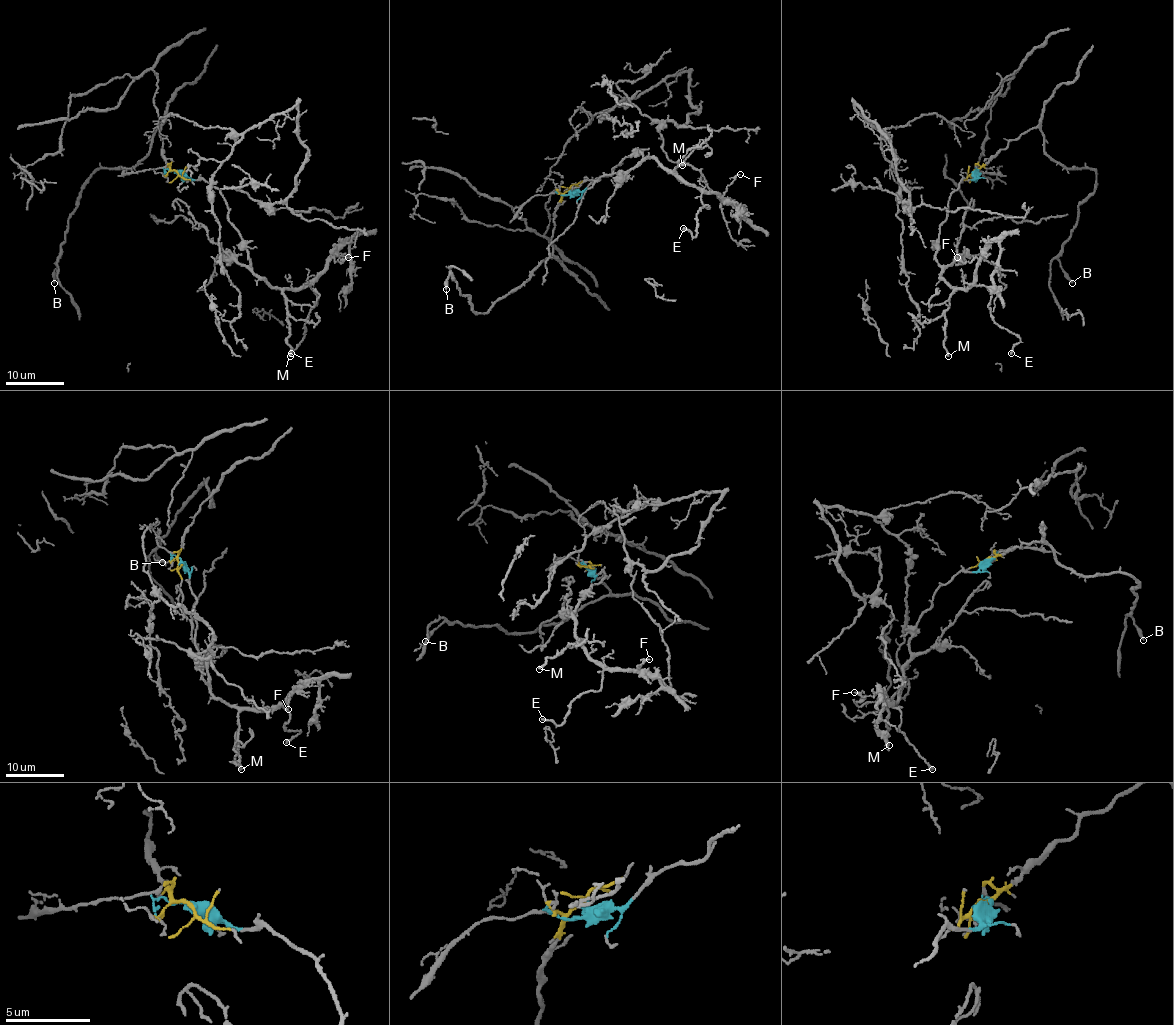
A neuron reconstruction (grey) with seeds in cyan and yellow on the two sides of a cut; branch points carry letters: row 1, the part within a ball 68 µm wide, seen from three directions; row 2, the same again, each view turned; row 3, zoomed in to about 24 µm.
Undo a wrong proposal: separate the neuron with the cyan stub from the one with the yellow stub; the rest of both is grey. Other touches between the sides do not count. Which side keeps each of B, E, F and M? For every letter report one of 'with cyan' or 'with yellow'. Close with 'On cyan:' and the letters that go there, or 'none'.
B: with yellow
E: with cyan
F: with cyan
M: with cyan
On cyan: E, F, M

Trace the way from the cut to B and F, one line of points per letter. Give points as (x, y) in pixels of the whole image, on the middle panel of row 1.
B: (570, 189), (555, 211), (552, 254), (486, 312), (475, 312), (467, 295), (460, 293), (450, 276), (445, 289)
F: (570, 191), (583, 191), (639, 153), (687, 183), (722, 195), (740, 175)

